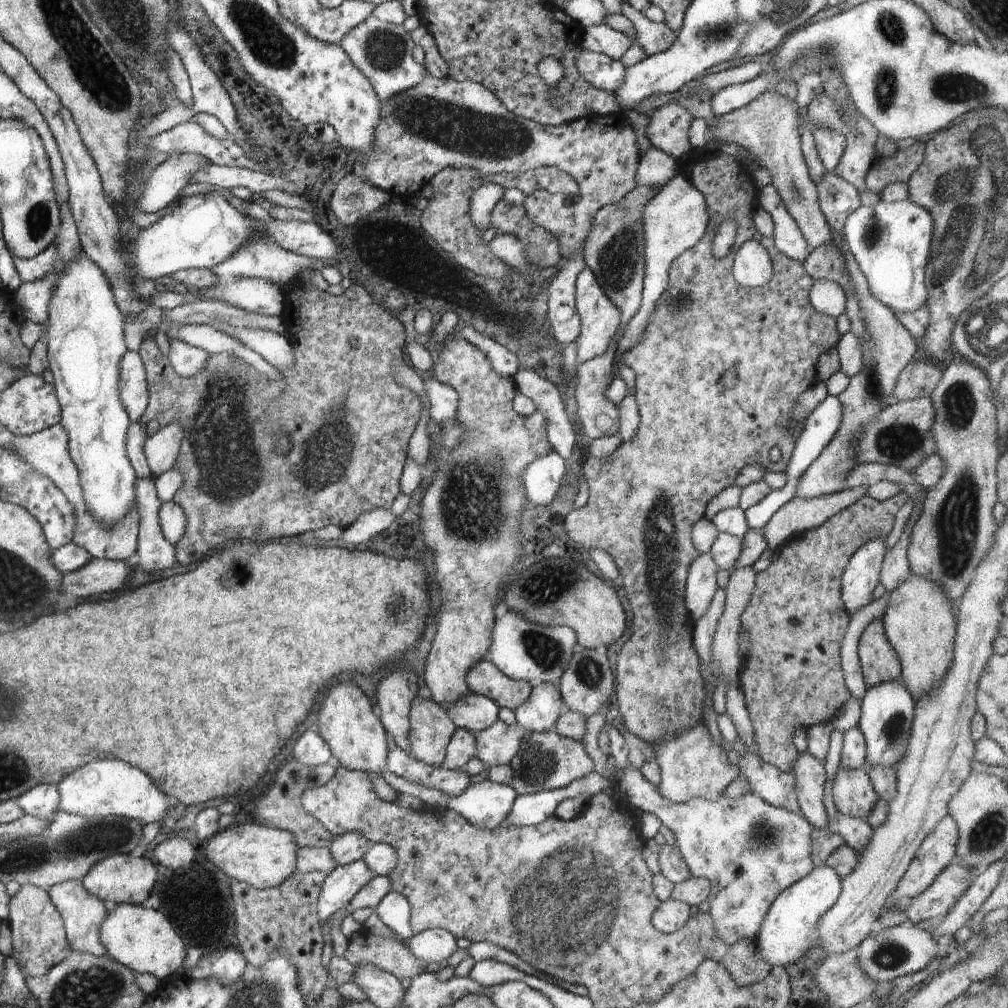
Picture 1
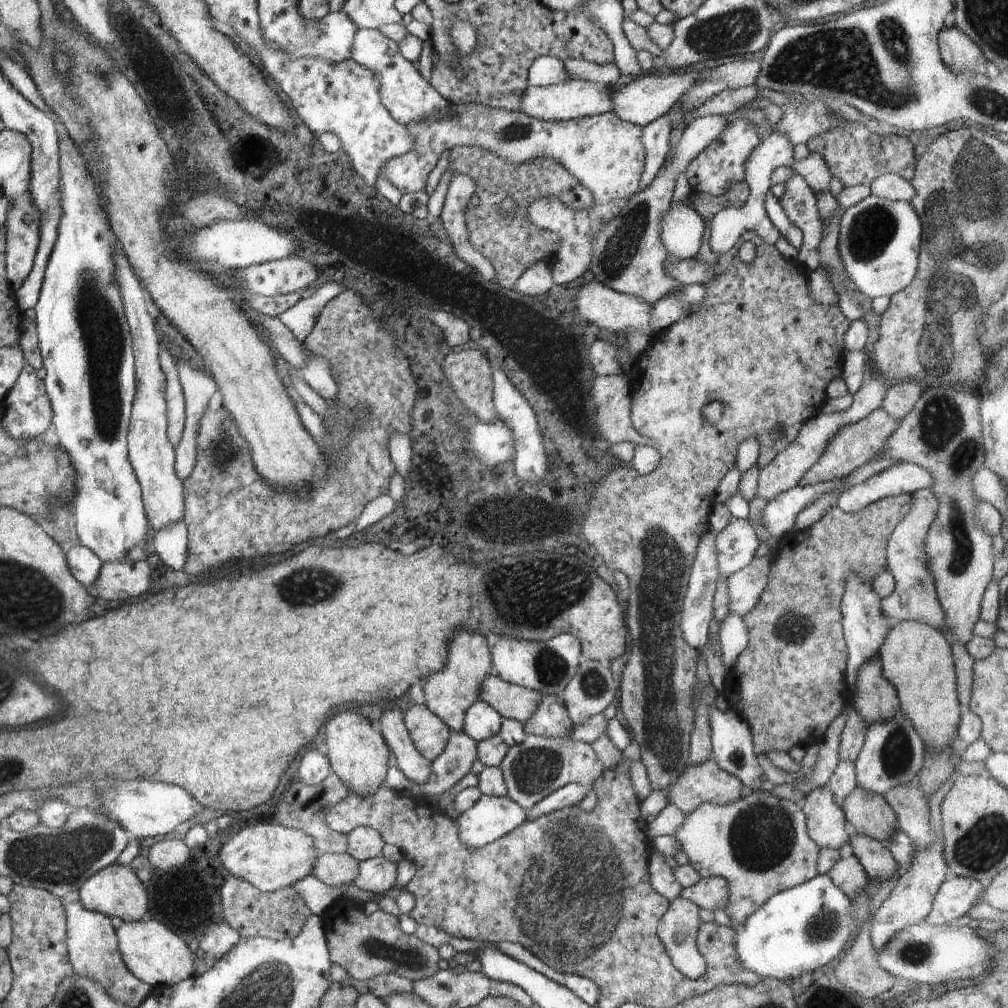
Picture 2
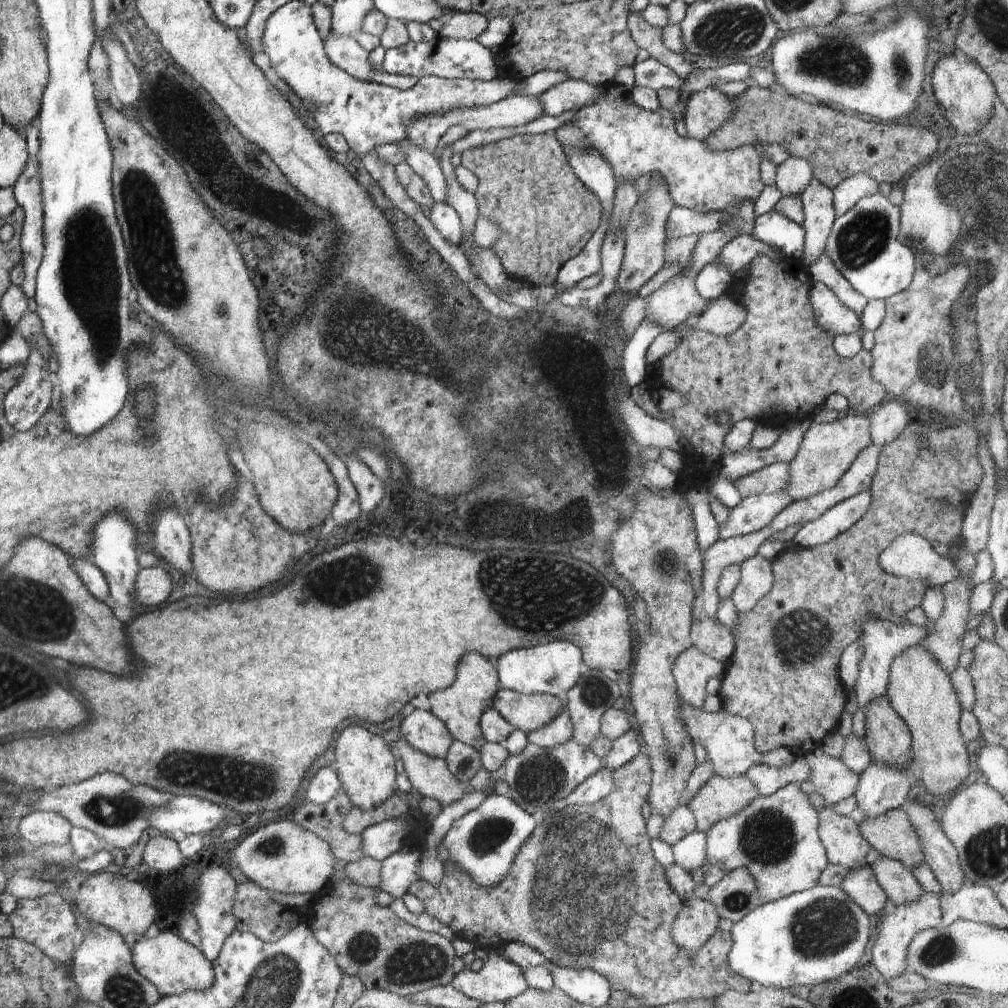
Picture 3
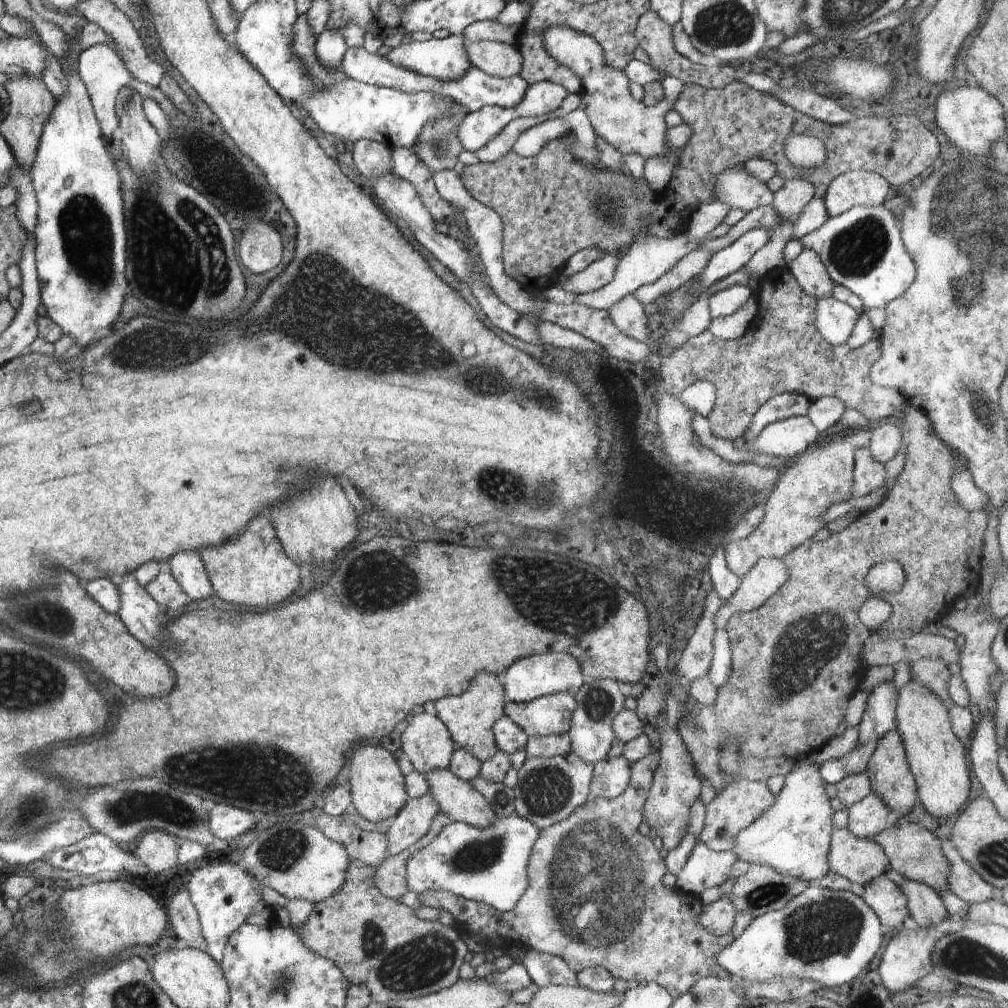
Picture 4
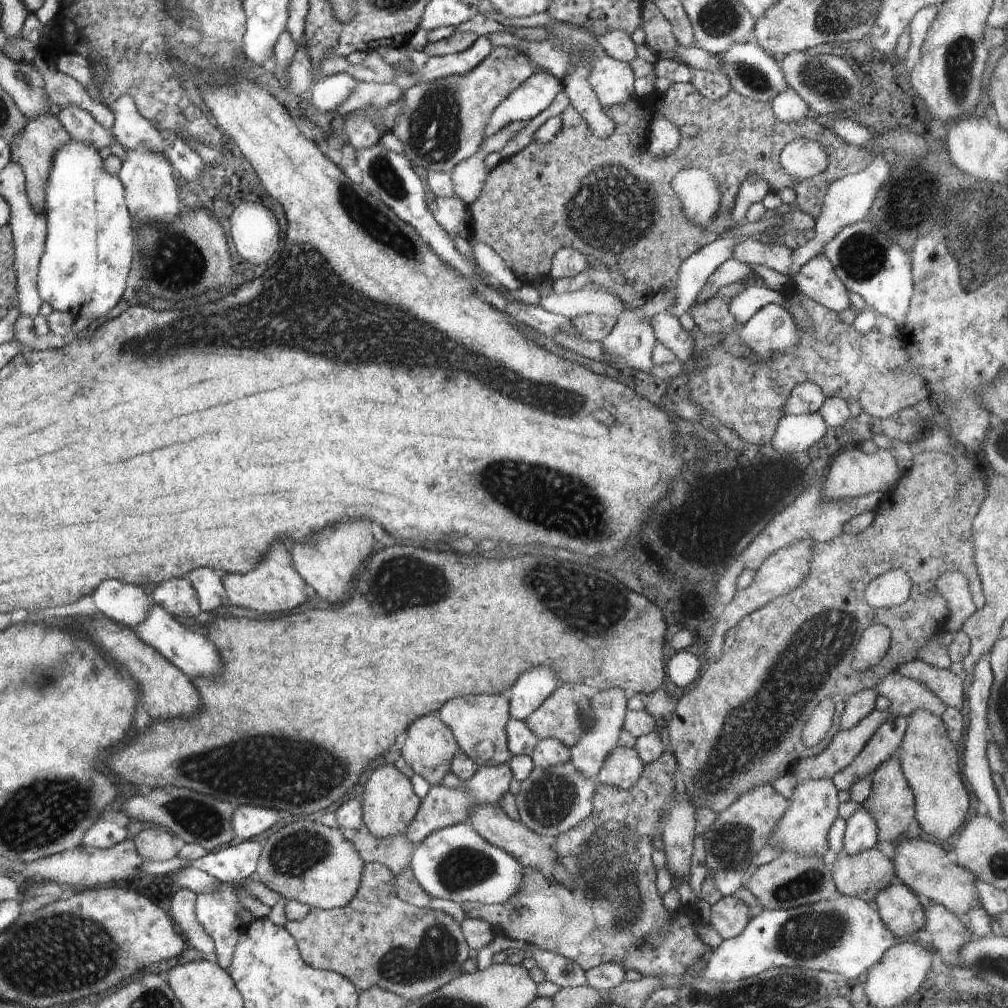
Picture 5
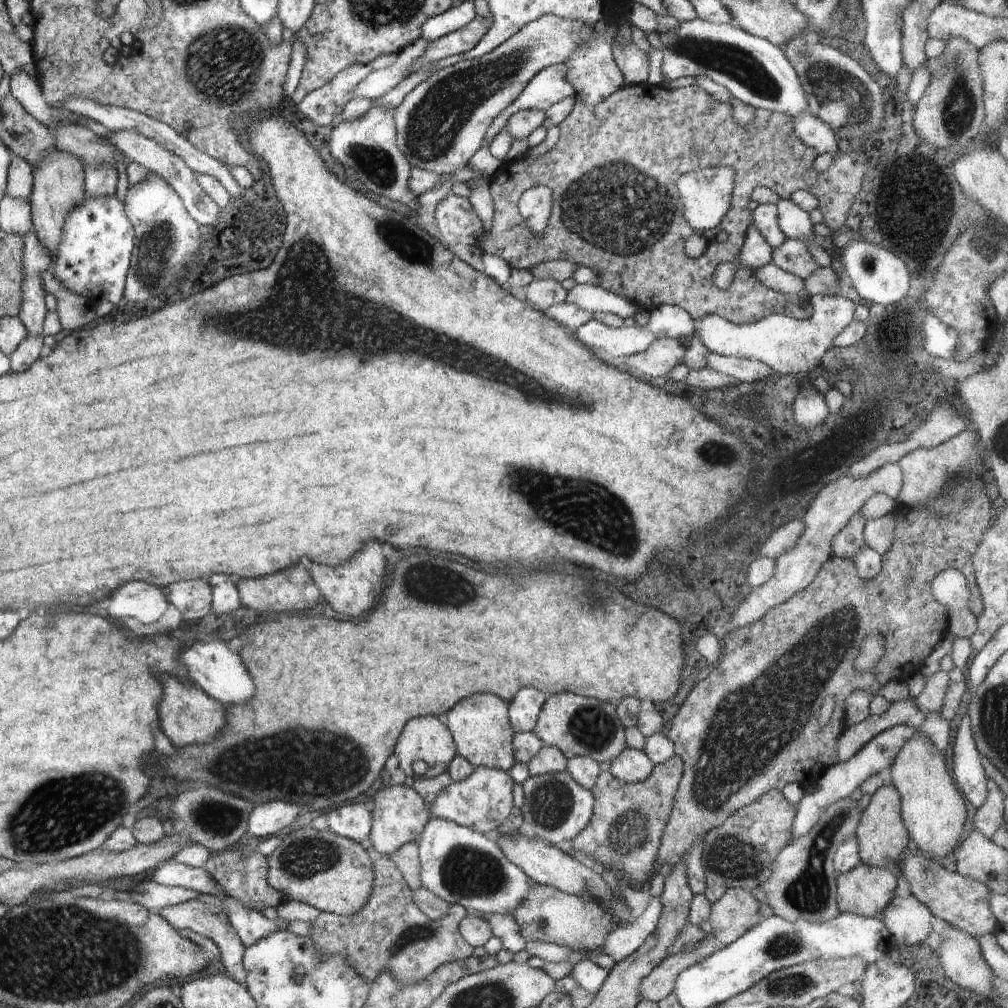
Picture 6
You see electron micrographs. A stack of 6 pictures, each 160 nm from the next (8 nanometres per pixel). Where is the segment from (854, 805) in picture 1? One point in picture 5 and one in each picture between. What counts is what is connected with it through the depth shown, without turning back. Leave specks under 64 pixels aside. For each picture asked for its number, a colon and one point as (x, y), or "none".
2: (870, 815)
3: (892, 834)
4: (913, 851)
5: (924, 867)

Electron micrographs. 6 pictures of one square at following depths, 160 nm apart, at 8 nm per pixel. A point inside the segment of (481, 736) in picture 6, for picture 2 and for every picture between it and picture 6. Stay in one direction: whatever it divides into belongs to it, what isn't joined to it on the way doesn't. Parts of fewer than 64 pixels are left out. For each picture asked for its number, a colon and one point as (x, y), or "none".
2: (449, 693)
3: (460, 706)
4: (469, 717)
5: (478, 723)

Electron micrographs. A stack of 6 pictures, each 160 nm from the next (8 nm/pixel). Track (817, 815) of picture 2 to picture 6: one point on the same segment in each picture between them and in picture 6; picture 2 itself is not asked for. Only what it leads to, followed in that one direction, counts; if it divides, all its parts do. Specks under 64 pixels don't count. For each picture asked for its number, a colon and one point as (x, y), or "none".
3: (845, 846)
4: (858, 860)
5: (863, 876)
6: (866, 891)

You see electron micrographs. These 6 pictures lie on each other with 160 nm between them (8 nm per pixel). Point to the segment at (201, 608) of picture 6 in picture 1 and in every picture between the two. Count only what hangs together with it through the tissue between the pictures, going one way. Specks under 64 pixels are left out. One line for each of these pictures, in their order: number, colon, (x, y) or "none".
1: (100, 576)
2: (123, 580)
3: (153, 585)
4: (164, 589)
5: (177, 596)

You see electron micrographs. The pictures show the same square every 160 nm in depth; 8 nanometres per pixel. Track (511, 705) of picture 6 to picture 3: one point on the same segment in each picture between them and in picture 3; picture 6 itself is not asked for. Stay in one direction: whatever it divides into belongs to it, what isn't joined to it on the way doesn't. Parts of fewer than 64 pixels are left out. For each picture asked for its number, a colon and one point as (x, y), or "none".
3: (553, 668)
4: (528, 678)
5: (531, 689)

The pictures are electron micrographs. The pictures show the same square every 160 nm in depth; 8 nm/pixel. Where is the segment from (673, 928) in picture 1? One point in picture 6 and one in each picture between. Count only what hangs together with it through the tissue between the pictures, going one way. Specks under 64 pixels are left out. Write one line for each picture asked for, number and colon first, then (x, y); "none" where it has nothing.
2: (677, 929)
3: (698, 920)
4: (718, 918)
5: (729, 916)
6: (736, 911)

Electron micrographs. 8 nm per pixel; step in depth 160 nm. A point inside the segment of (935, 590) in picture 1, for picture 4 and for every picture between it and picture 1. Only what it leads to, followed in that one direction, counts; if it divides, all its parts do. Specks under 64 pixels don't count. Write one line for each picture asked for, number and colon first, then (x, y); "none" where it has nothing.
2: (916, 659)
3: (921, 693)
4: (935, 755)

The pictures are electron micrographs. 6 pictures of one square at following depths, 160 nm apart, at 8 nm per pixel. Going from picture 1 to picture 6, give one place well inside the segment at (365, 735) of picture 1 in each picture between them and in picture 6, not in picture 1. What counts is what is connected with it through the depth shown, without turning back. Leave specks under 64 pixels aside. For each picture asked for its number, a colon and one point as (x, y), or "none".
2: (358, 754)
3: (364, 763)
4: (376, 783)
5: (389, 804)
6: (399, 816)

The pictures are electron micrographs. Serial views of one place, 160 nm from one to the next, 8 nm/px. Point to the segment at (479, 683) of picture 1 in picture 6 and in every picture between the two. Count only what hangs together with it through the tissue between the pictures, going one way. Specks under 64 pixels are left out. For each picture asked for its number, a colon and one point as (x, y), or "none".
2: (514, 702)
3: (528, 713)
4: (551, 715)
5: (566, 713)
6: (580, 726)

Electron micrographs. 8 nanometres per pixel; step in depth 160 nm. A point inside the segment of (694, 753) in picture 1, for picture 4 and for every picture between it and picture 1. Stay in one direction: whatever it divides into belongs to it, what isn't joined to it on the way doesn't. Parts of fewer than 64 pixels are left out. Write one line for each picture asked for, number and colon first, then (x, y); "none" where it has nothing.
2: (705, 783)
3: (721, 798)
4: (738, 806)

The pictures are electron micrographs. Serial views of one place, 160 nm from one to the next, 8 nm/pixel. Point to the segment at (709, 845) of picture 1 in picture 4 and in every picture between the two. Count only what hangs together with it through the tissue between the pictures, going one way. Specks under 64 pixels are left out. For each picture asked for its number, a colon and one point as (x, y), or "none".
2: (759, 845)
3: (776, 838)
4: (793, 836)

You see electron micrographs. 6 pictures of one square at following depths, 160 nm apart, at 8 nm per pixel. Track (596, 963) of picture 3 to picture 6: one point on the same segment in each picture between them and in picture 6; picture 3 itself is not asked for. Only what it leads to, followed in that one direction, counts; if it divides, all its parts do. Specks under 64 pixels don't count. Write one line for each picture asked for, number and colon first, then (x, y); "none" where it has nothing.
4: (595, 898)
5: (614, 907)
6: (628, 819)

